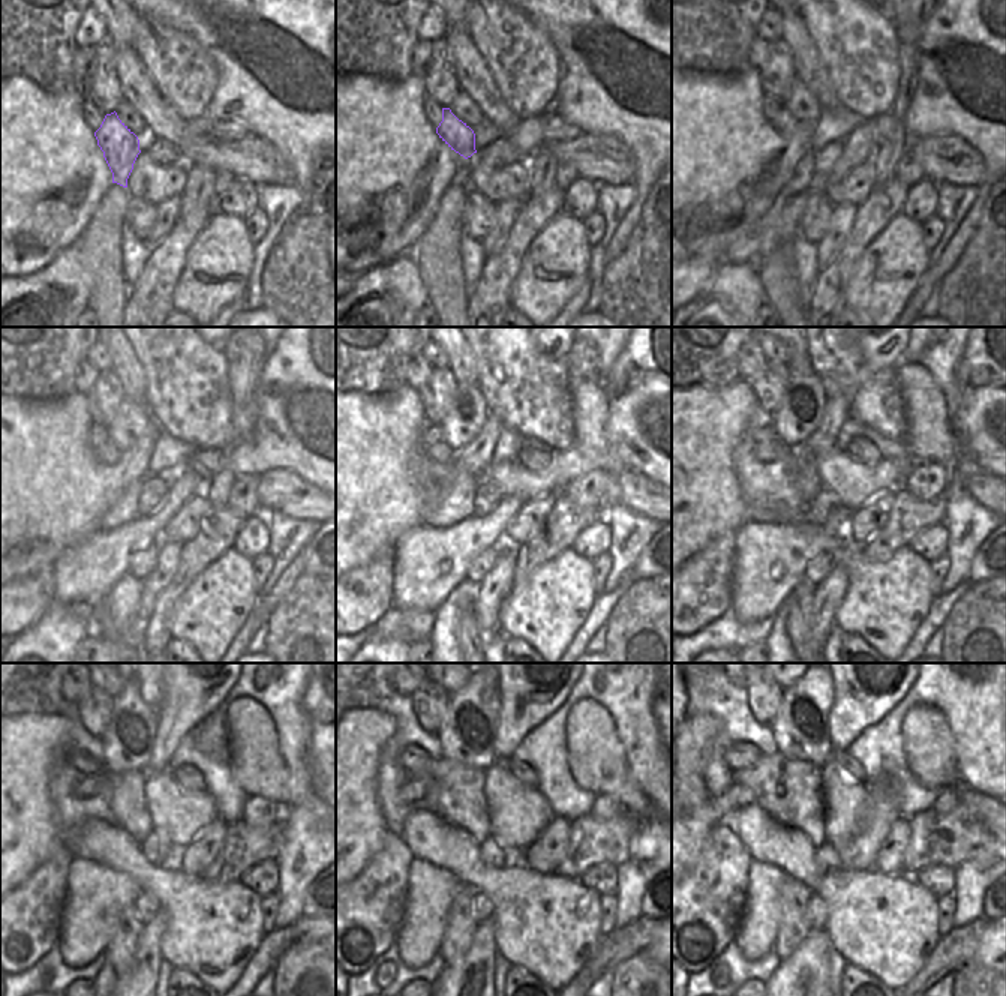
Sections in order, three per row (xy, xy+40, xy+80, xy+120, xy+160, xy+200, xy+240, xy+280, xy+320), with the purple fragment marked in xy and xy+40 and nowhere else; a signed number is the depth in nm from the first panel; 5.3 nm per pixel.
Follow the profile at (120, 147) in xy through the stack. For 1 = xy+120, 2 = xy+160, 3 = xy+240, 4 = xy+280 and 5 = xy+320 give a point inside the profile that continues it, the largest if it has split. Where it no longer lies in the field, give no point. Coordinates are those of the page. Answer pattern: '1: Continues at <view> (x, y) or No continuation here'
1: Continues at xy+120 (108, 455)
2: Continues at xy+160 (441, 453)
3: Continues at xy+240 (93, 785)
4: Continues at xy+280 (416, 788)
5: Continues at xy+320 (724, 806).

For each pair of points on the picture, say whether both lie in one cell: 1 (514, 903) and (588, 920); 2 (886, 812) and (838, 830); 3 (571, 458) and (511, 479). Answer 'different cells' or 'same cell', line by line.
1: same cell
2: different cells
3: same cell

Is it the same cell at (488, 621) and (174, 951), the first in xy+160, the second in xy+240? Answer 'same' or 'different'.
different

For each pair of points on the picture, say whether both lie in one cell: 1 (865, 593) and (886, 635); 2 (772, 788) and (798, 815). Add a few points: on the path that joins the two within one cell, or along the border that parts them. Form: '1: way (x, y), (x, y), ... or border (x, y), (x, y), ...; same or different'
1: way (876, 603), (886, 614), (886, 624); same
2: way (775, 795), (790, 807); same

